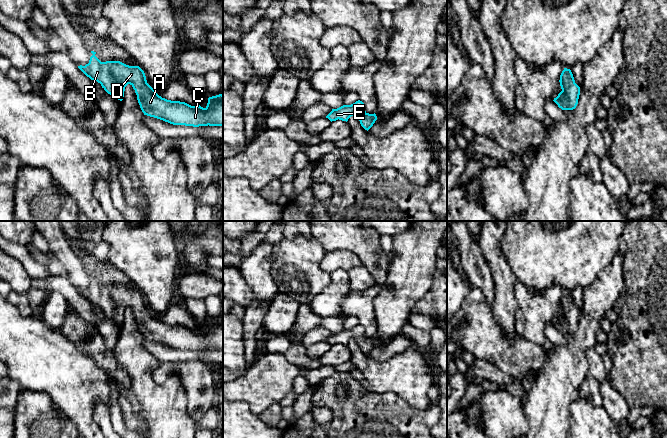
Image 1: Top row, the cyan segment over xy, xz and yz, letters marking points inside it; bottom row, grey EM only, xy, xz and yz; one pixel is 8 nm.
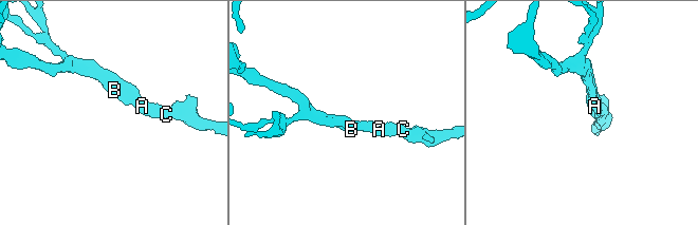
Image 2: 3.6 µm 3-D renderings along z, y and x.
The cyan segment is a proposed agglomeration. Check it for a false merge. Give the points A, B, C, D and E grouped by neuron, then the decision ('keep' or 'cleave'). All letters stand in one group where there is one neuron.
groups A B C D E; keep

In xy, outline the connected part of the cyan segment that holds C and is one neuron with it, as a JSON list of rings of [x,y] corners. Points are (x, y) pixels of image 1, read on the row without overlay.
[[[96,276],[90,281],[89,287],[78,292],[91,304],[97,305],[102,312],[110,319],[114,319],[122,325],[125,311],[130,308],[137,319],[137,324],[144,339],[154,341],[173,349],[185,350],[223,350],[223,319],[219,318],[208,322],[205,332],[191,330],[185,326],[171,325],[159,320],[156,315],[147,307],[144,295],[139,290],[129,290],[120,285],[101,286],[96,280]]]

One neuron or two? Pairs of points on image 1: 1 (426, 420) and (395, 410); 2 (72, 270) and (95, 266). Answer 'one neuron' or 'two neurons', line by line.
1: one neuron
2: two neurons

